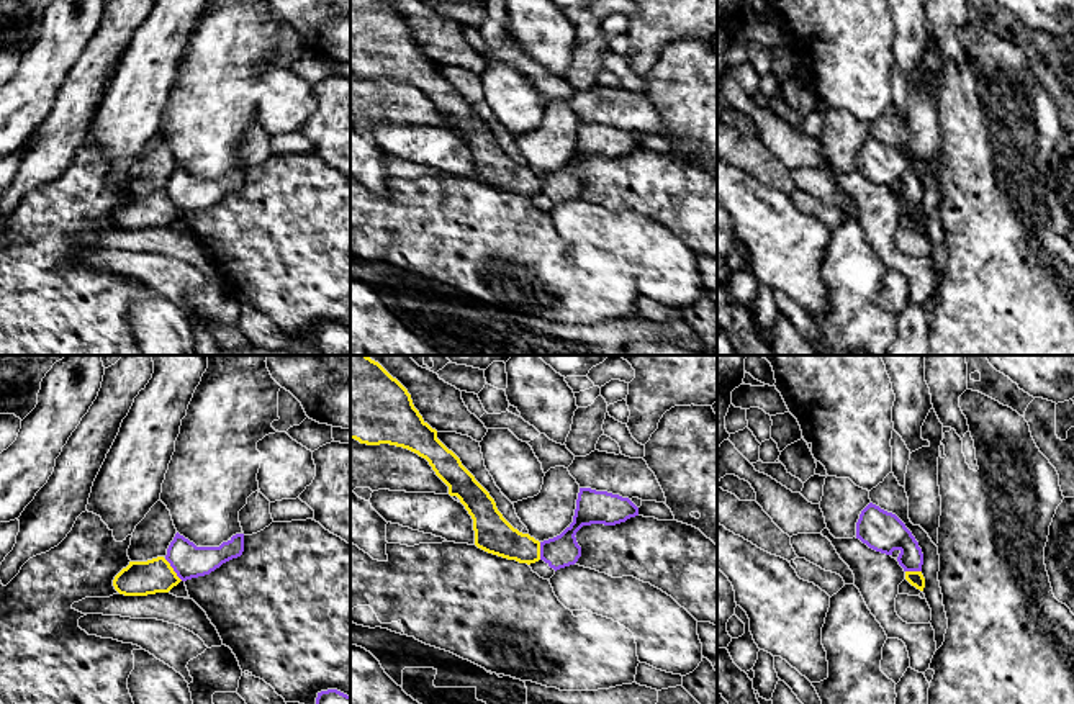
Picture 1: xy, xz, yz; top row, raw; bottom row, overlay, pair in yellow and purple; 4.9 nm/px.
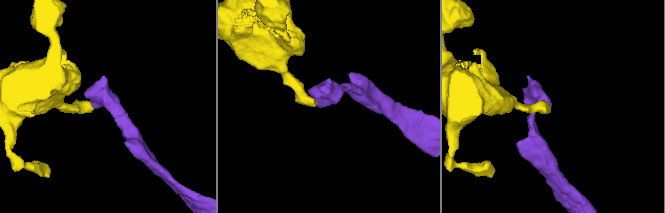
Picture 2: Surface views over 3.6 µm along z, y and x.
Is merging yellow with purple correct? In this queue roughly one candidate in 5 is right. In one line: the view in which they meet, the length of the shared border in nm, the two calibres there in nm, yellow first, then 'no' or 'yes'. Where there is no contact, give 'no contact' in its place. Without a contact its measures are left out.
xy | 140 nm | 180/160 nm | no

